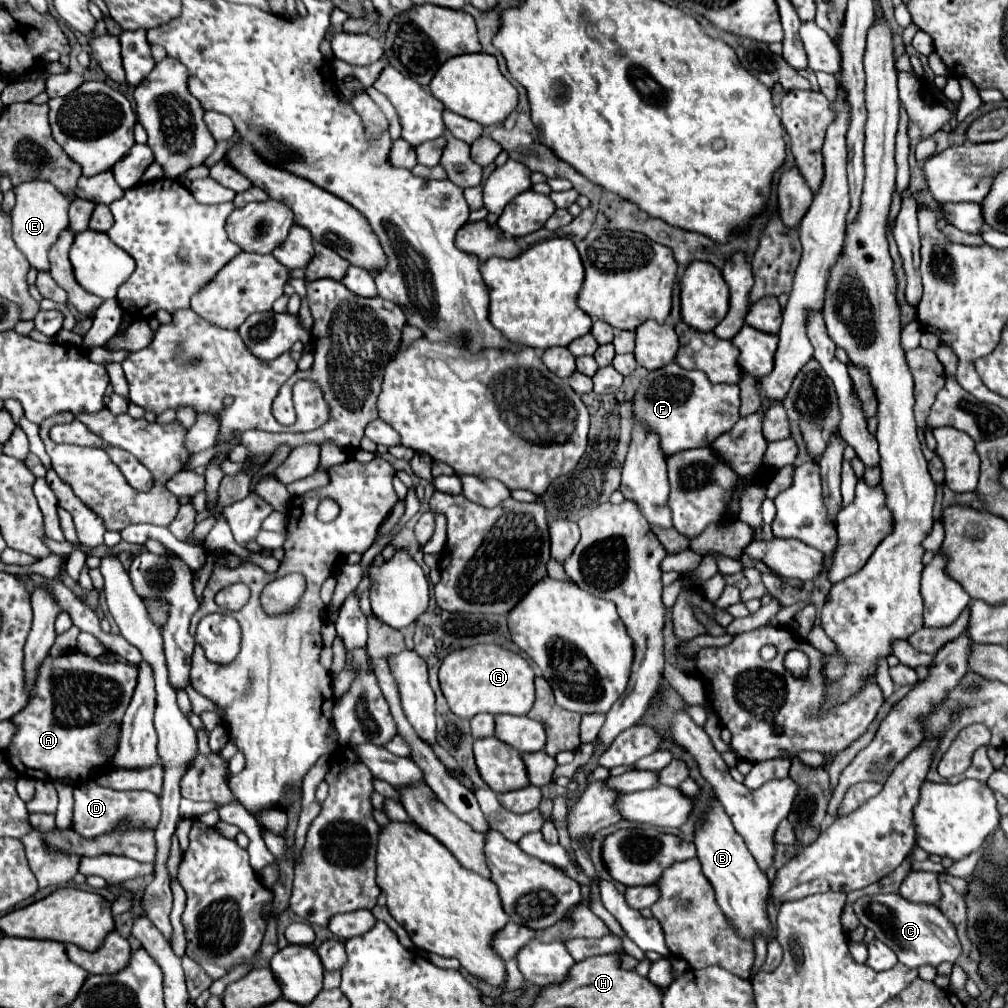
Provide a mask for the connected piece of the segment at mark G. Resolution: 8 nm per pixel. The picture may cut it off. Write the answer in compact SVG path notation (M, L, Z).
M476 644L452 650L440 666L440 688L450 710L460 718L472 718L480 712L524 716L534 702L534 670L516 652L496 644Z

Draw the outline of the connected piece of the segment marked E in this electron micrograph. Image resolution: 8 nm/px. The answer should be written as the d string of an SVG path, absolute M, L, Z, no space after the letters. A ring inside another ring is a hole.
M42 180L26 182L14 188L16 192L16 206L12 210L12 238L16 248L26 256L32 268L38 272L50 270L48 252L54 244L54 240L60 238L60 234L68 228L68 206L70 200L62 196L52 184L44 184Z

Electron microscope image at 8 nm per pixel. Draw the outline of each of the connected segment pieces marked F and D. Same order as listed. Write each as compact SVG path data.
M670 362L640 380L632 398L634 422L642 422L648 432L656 432L660 436L660 450L664 456L672 456L702 444L712 444L718 436L732 430L740 420L738 392L736 384L712 384L704 372L684 370L676 362Z
M94 780L90 784L74 786L74 818L72 824L84 838L96 838L110 832L120 820L128 820L130 828L156 828L160 816L160 800L156 794L146 790L118 792L112 788L102 788Z

